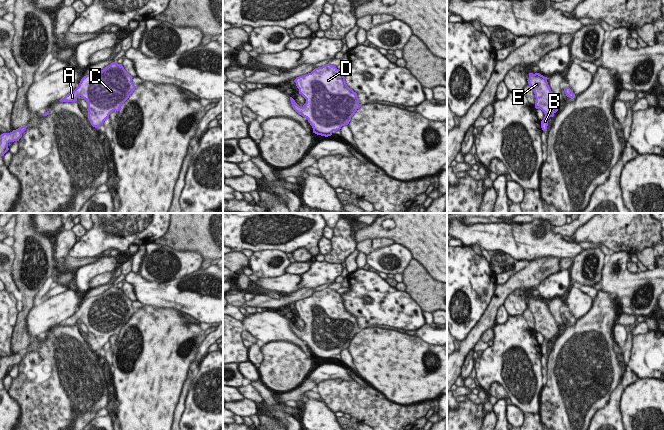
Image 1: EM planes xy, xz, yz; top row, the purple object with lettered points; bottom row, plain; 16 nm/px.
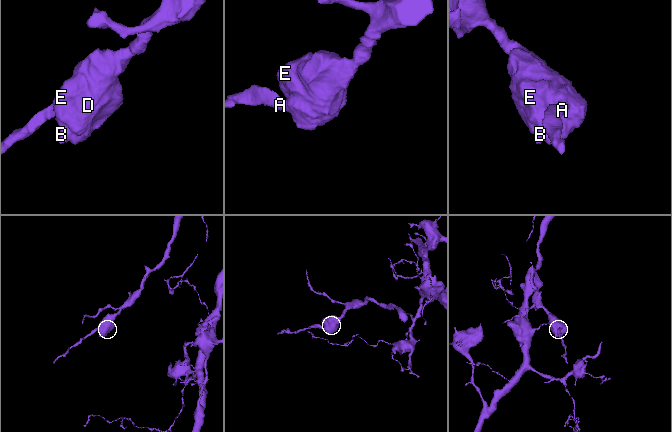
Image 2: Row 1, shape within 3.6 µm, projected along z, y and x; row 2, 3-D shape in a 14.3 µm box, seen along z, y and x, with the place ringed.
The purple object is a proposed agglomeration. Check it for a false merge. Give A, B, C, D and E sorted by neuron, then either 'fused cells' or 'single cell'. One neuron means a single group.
A B C D E; single cell

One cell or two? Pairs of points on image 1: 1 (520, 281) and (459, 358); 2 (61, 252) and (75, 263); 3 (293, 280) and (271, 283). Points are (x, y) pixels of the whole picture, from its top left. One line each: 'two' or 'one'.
1: one
2: two
3: one

